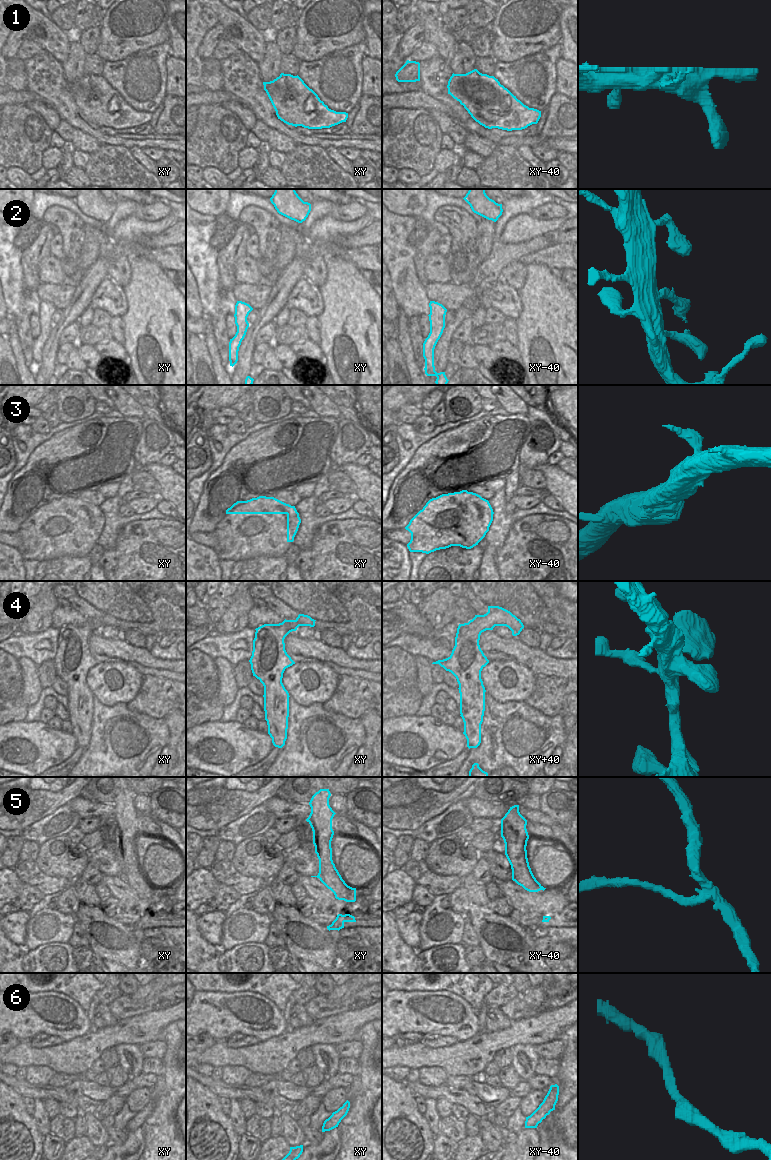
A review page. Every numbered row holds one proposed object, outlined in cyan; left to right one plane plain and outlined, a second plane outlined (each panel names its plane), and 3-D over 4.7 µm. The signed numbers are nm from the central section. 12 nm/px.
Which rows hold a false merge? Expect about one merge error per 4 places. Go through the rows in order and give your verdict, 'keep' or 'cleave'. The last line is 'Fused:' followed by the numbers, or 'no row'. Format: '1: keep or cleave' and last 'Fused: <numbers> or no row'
1: keep
2: keep
3: keep
4: keep
5: cleave
6: keep
Fused: 5

